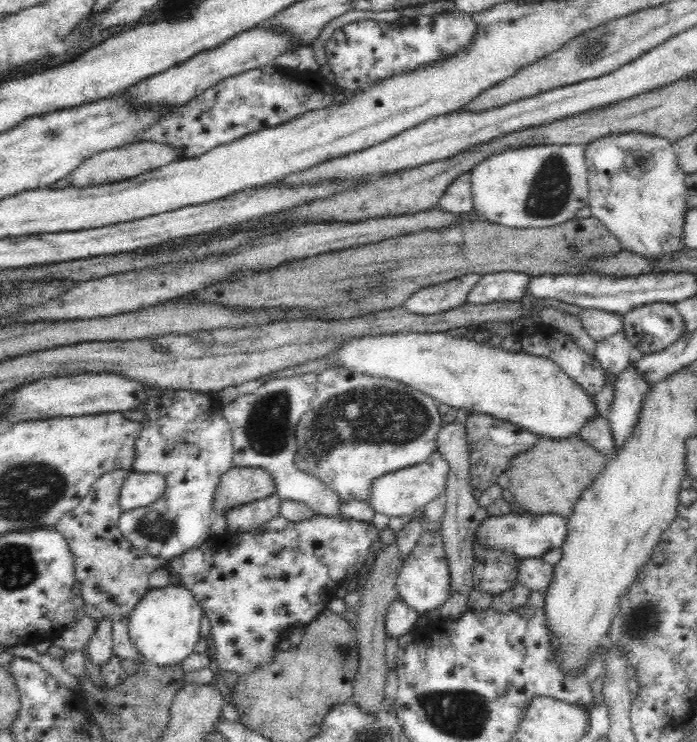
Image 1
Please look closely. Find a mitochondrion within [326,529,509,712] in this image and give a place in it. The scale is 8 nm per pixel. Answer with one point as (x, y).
(340, 651)

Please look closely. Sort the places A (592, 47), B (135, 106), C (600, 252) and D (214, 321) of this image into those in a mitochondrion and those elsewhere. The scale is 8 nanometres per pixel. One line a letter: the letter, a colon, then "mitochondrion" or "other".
A: mitochondrion
B: other
C: other
D: other

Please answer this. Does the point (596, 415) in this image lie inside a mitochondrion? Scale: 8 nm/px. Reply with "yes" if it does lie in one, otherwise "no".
no

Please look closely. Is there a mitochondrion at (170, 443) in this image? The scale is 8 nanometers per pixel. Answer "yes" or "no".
no

